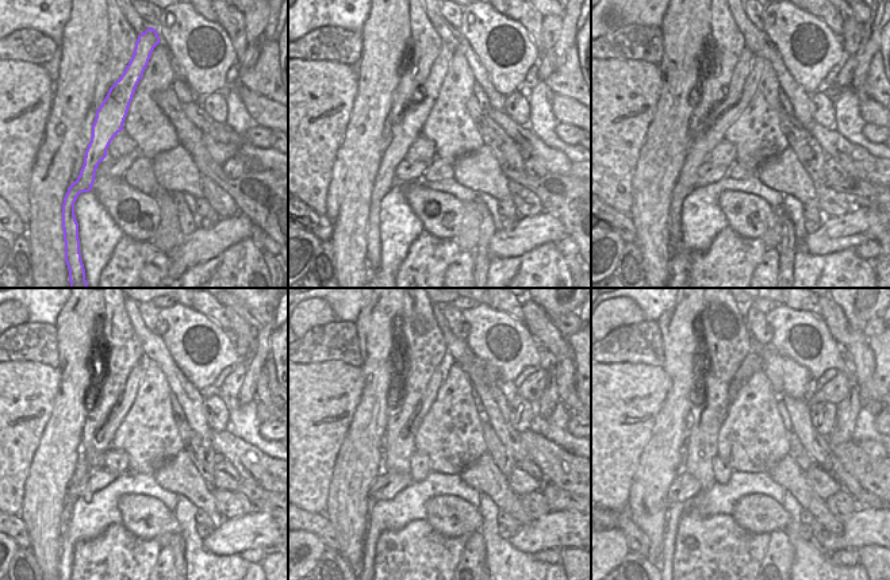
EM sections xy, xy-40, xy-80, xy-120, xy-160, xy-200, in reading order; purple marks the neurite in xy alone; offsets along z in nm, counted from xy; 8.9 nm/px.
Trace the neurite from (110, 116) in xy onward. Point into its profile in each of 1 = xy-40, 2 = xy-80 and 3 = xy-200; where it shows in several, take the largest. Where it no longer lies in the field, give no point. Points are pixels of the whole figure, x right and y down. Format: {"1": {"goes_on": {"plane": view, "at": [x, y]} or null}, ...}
{"1": {"goes_on": {"plane": "xy-40", "at": [409, 127]}}, "2": {"goes_on": {"plane": "xy-80", "at": [698, 153]}}, "3": {"goes_on": {"plane": "xy-200", "at": [735, 385]}}}

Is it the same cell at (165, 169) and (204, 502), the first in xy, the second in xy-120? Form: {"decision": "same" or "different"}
{"decision": "same"}

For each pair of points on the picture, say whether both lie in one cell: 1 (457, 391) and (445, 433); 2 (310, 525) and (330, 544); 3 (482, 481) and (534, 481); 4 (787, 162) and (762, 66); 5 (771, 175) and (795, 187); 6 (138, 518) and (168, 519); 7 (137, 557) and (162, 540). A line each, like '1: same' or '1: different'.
1: same
2: same
3: different
4: different
5: same
6: same
7: different

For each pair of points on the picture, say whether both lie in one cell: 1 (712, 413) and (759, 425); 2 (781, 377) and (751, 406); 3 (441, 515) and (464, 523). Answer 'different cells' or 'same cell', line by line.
1: different cells
2: different cells
3: same cell

